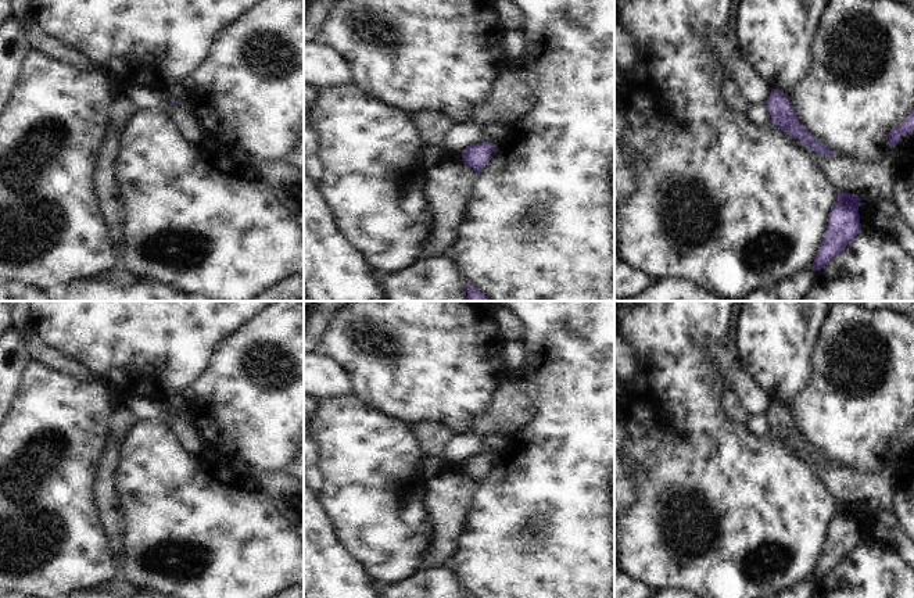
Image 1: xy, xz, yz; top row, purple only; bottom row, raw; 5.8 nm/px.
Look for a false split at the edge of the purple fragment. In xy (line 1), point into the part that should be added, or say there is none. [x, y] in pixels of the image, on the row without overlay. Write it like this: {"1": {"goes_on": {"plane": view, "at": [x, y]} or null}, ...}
{"1": {"goes_on": null}}

